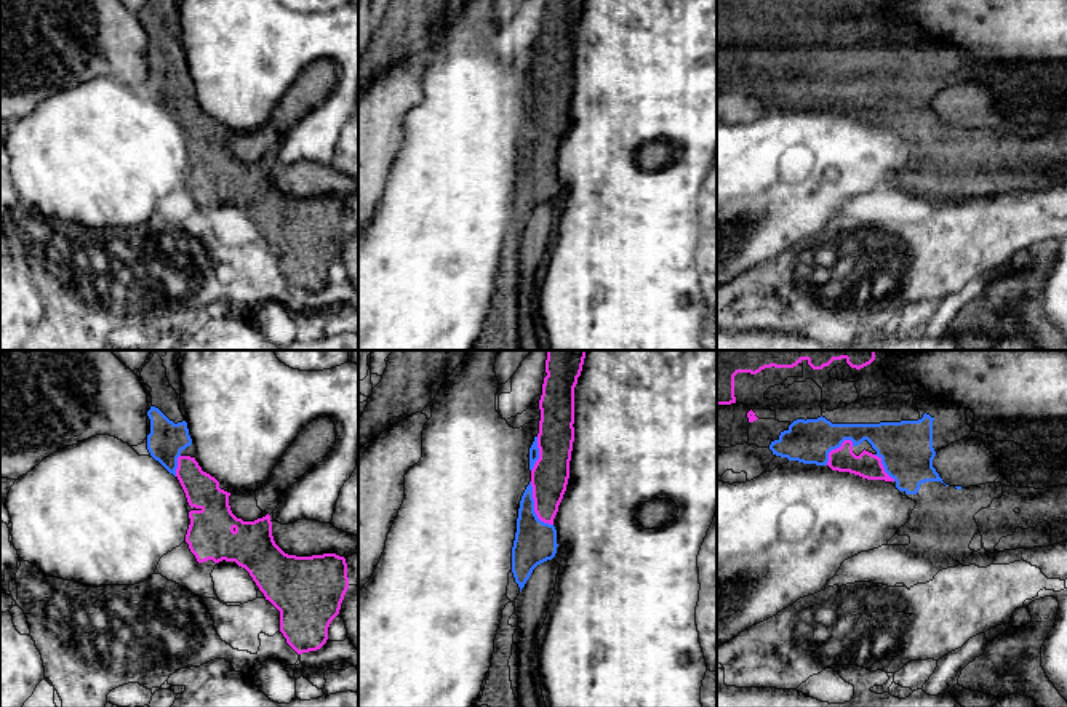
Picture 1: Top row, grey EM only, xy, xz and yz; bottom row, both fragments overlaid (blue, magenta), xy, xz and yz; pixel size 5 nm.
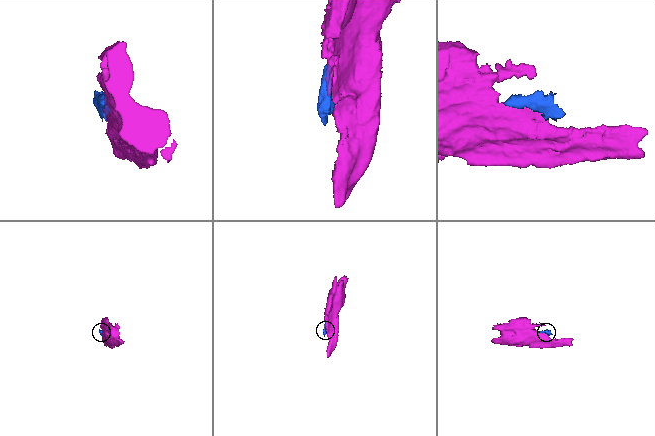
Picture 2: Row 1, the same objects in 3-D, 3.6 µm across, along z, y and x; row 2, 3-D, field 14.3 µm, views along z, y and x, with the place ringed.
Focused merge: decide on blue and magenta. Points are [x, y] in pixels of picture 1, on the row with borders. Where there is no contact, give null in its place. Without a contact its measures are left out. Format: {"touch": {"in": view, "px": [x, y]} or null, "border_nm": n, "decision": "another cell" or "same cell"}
{"touch": {"in": "xz", "px": [533, 507]}, "border_nm": 260, "decision": "same cell"}

